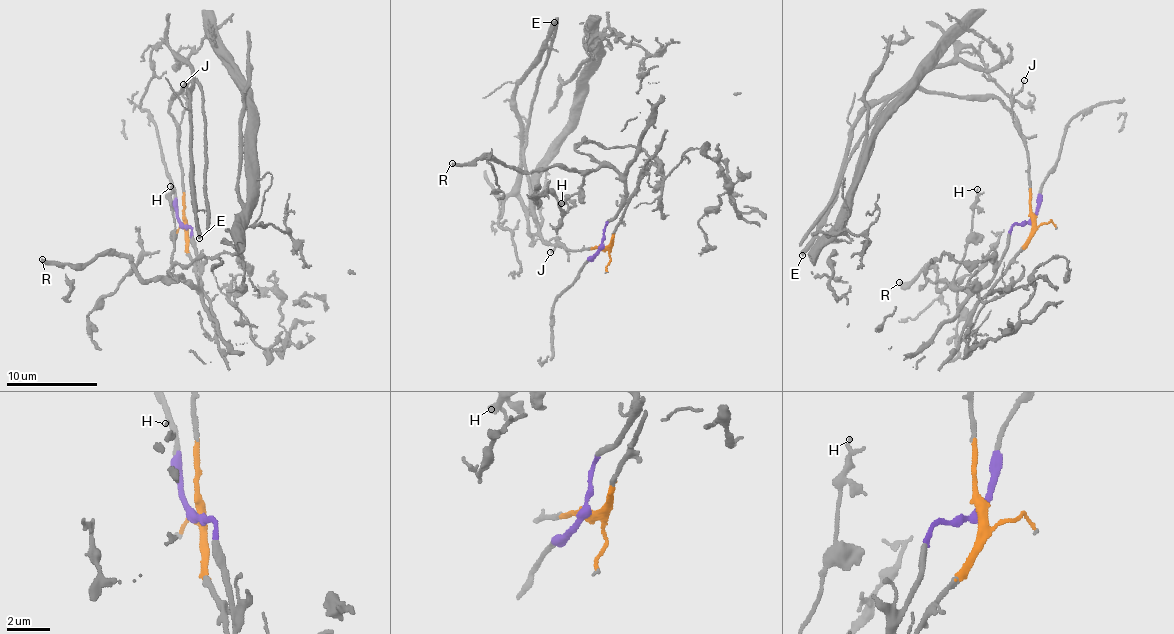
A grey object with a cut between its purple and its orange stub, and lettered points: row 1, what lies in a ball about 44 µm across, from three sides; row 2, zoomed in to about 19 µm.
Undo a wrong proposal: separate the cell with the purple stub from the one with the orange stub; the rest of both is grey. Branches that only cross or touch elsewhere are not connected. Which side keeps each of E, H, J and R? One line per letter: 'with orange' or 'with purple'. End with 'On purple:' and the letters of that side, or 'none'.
E: with orange
H: with purple
J: with orange
R: with purple
On purple: H, R

